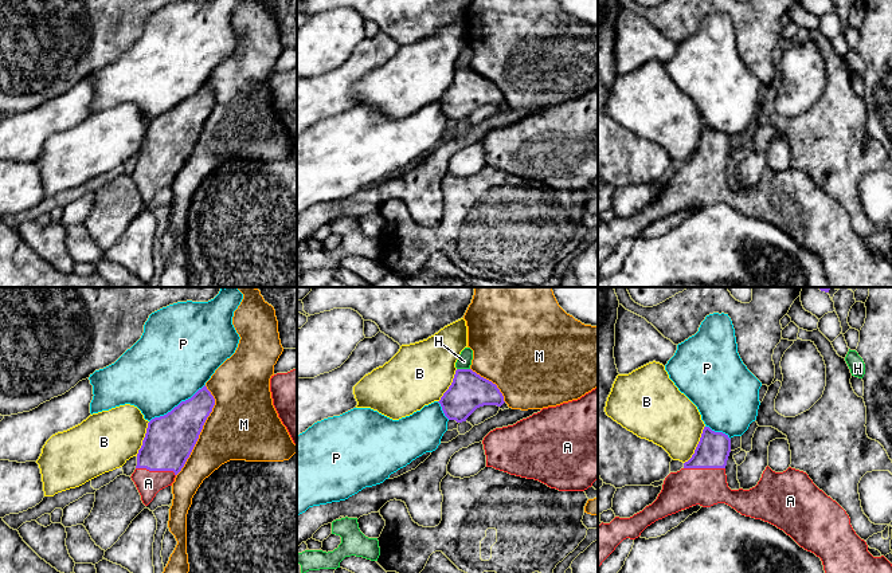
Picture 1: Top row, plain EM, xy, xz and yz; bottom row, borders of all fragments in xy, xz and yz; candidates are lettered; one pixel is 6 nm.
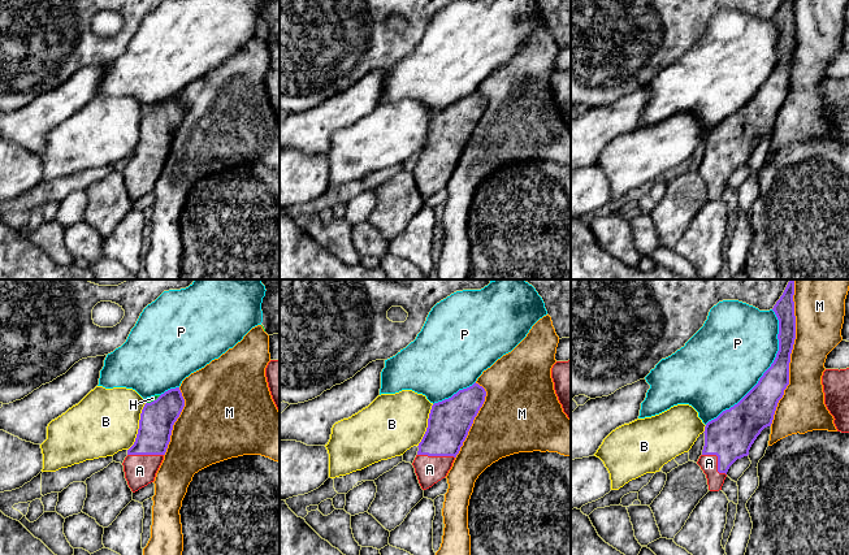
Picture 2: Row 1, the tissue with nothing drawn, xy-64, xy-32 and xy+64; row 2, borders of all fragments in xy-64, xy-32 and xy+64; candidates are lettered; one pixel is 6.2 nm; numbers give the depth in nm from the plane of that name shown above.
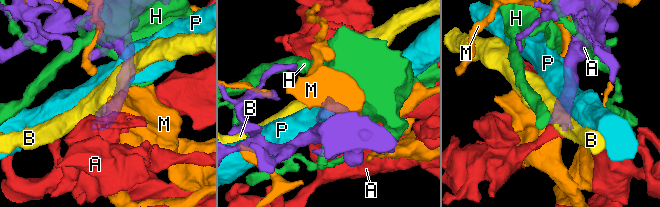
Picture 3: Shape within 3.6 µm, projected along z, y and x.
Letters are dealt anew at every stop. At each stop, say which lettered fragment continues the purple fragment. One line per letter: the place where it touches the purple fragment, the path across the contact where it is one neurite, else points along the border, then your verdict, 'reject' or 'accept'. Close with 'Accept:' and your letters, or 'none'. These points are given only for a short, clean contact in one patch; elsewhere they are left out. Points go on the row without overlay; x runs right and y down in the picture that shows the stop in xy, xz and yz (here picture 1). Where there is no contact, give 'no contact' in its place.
A: meets purple in xy at (156, 169); accept
B: meets purple in yz at (697, 144); border along yz (704, 125), (695, 152), (684, 163); reject
H: meets purple in xz at (464, 69); reject
M: meets purple in xy at (200, 130); reject
P: meets purple in xy at (177, 105); reject
Accept: A

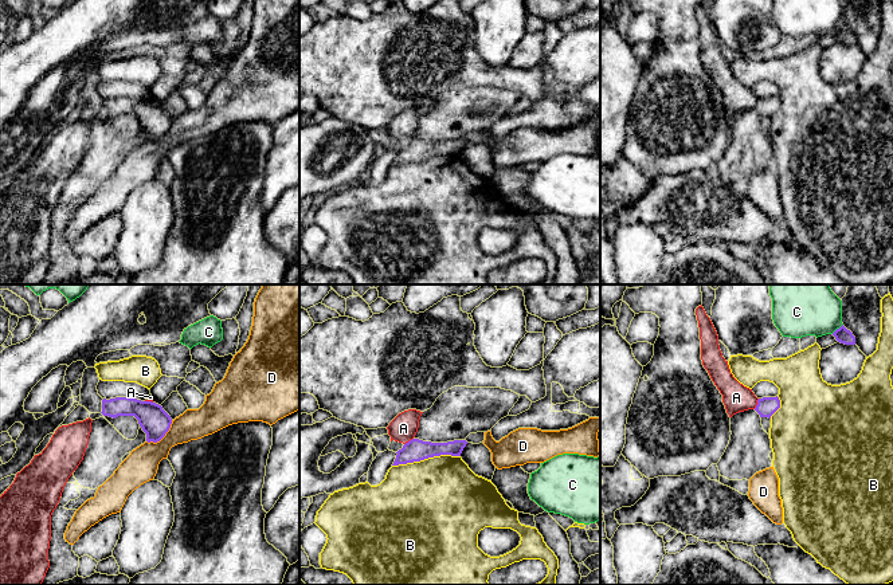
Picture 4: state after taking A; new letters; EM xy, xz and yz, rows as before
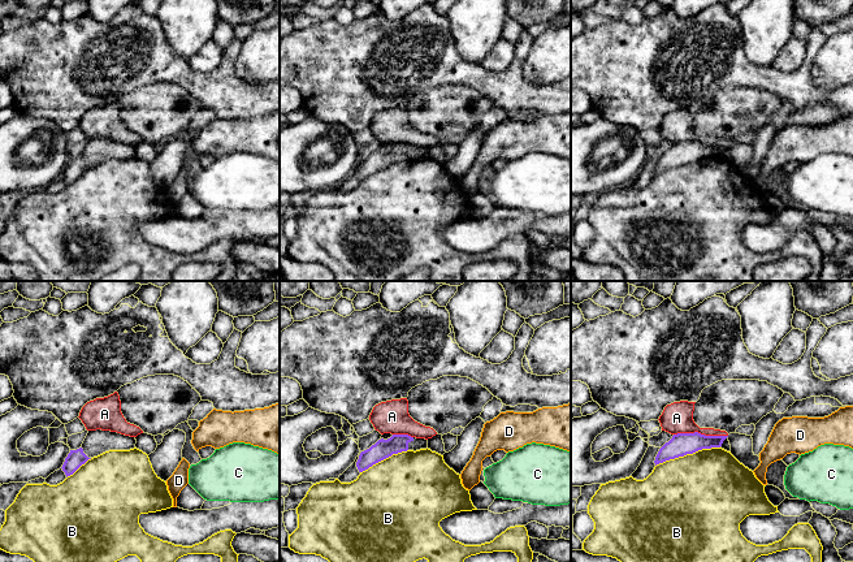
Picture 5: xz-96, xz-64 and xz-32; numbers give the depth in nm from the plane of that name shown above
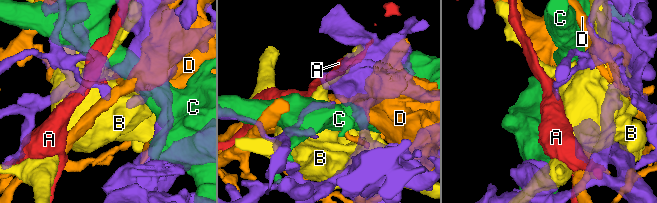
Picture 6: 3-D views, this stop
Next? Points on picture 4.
A: meets purple in yz at (758, 103); border along yz (759, 98), (754, 108); reject
B: meets purple in xz at (426, 157); reject
C: meets purple in yz at (837, 28); reject
D: meets purple in xy at (163, 136); reject
Accept: none

